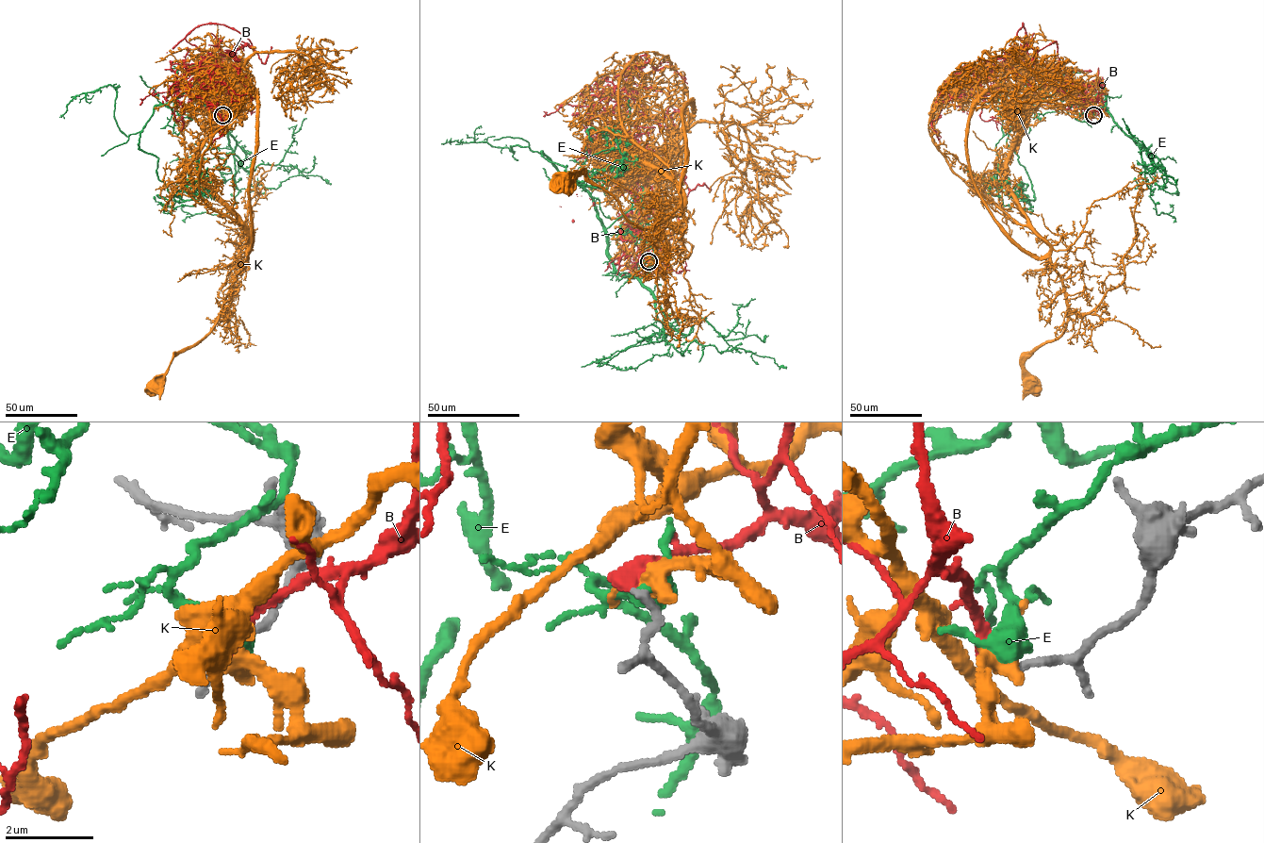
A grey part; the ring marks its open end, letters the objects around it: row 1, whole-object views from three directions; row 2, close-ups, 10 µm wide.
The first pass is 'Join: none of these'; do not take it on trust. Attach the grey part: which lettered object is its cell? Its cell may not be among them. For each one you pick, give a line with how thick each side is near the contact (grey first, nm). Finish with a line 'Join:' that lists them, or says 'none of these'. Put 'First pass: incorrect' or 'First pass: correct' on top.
First pass: correct
Join: none of these

